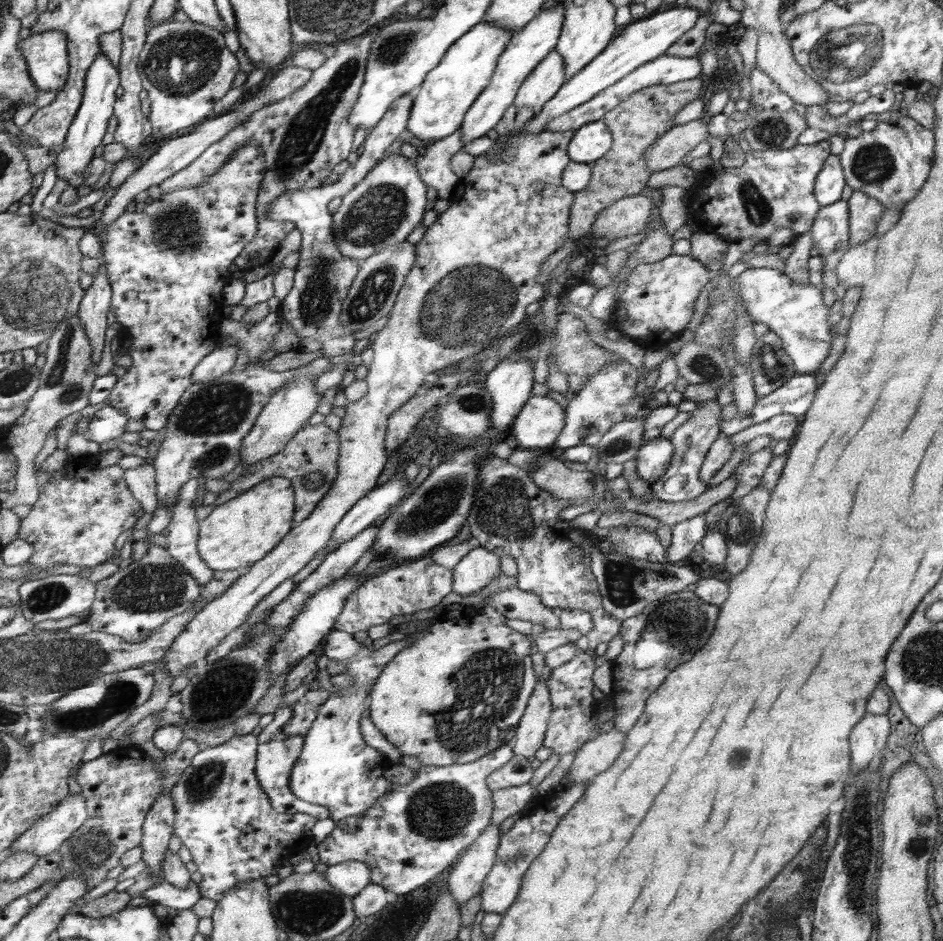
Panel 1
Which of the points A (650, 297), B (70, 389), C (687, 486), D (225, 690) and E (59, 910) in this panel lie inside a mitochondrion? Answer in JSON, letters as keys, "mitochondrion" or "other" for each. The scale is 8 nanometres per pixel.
{"A":"other","B":"mitochondrion","C":"other","D":"mitochondrion","E":"other"}

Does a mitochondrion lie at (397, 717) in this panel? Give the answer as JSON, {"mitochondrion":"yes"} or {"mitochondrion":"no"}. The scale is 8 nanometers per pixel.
{"mitochondrion":"no"}

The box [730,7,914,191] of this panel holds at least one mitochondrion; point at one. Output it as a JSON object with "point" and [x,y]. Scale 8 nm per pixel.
{"point":[847,55]}

